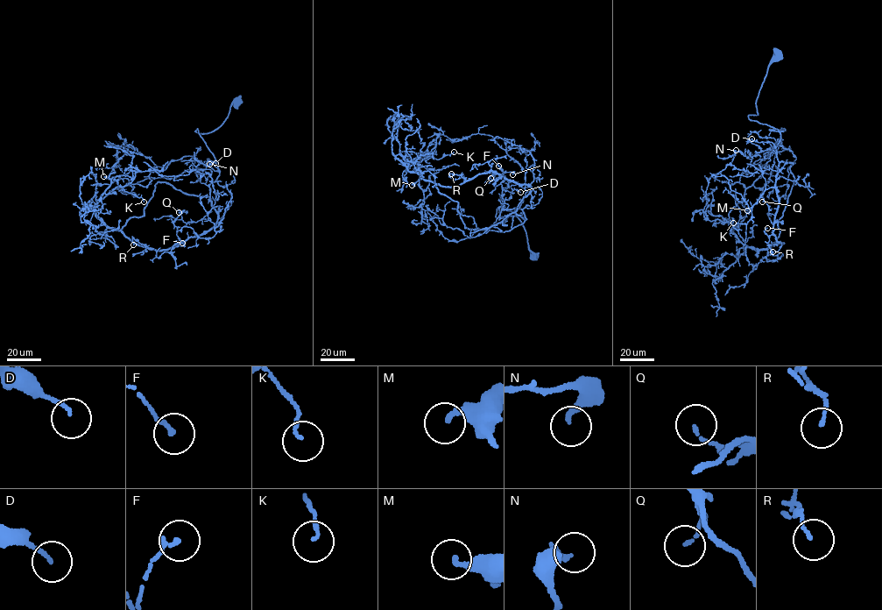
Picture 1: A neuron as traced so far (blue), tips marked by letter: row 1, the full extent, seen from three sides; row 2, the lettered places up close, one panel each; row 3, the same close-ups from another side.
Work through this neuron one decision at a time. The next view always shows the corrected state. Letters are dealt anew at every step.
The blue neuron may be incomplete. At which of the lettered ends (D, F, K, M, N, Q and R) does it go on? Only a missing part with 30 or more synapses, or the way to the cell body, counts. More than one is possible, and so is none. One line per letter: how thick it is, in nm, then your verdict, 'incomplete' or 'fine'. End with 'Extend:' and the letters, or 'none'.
D: 110 nm thick; fine
F: 150 nm thick; fine
K: 90 nm thick; fine
M: 190 nm thick; fine
N: 240 nm thick; fine
Q: 100 nm thick; fine
R: 100 nm thick; fine
Extend: none

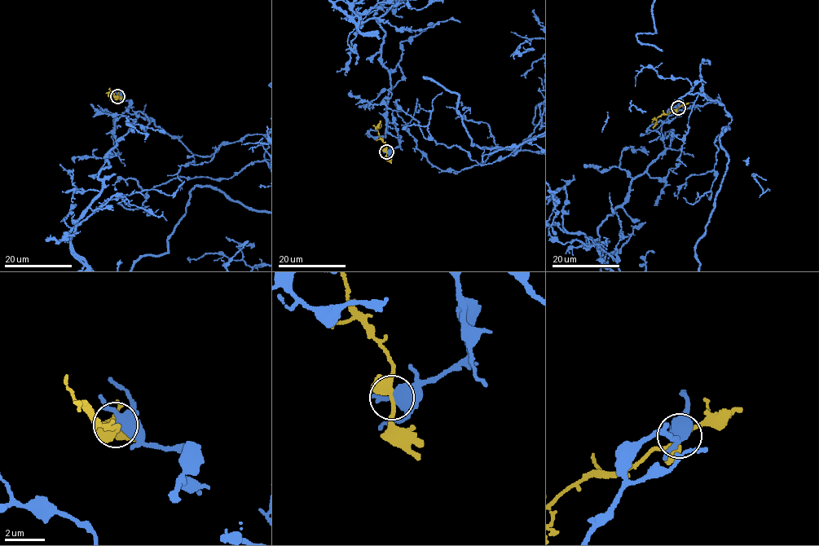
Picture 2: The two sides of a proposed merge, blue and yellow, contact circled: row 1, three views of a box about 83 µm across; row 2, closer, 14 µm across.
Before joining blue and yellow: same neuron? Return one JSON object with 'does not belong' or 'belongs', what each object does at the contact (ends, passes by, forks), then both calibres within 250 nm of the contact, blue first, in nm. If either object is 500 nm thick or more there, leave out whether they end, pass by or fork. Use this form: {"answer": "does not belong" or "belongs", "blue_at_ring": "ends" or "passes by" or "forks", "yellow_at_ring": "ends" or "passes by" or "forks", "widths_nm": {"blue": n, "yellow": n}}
{"answer": "does not belong", "widths_nm": {"blue": 550, "yellow": 240}}

